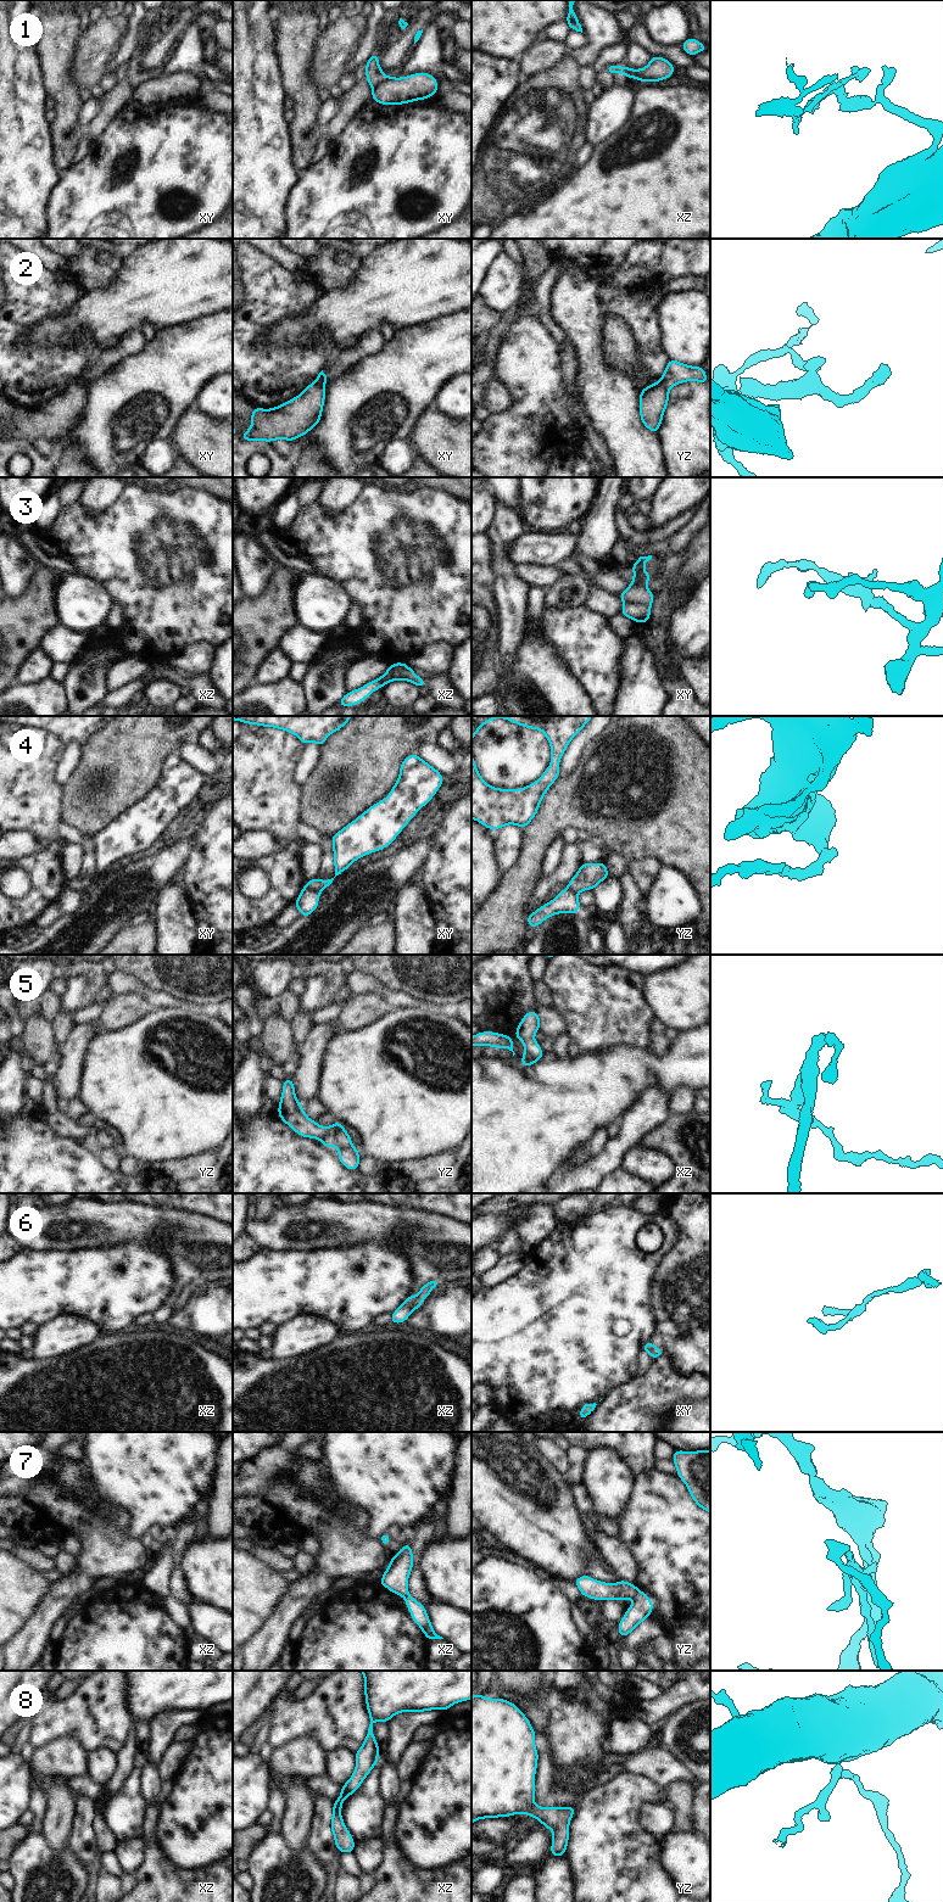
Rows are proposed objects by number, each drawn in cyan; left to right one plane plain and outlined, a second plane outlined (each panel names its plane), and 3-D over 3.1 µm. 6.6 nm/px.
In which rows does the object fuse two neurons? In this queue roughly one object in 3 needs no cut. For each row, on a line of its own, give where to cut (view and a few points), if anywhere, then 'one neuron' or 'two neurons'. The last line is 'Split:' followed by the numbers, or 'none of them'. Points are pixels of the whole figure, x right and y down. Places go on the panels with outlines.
1: cut xy (383, 74), (373, 88); two neurons
2: cut xy (313, 382), (323, 386); two neurons
3: cut xy (625, 602), (649, 607); two neurons
4: cut xy (306, 884), (319, 893); two neurons
5: cut yz (321, 1137), (330, 1129), (335, 1129), (350, 1142); two neurons
6: cut xz (417, 1296), (411, 1310); two neurons
7: cut yz (637, 1590), (634, 1600); two neurons
8: cut none; one neuron
Split: 1, 2, 3, 4, 5, 6, 7

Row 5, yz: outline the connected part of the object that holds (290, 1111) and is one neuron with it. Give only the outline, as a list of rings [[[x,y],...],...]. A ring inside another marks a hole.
[[[292,1078],[284,1079],[283,1084],[284,1086],[280,1103],[278,1106],[278,1115],[297,1135],[317,1140],[325,1136],[330,1129],[335,1129],[348,1142],[351,1142],[351,1135],[346,1132],[341,1121],[336,1120],[331,1126],[320,1126],[317,1121],[306,1115],[303,1107],[297,1101]]]

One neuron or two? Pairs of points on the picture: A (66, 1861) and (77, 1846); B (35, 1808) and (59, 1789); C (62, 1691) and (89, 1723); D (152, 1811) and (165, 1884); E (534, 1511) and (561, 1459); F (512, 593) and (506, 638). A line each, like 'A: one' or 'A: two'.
A: two
B: two
C: two
D: one
E: two
F: one

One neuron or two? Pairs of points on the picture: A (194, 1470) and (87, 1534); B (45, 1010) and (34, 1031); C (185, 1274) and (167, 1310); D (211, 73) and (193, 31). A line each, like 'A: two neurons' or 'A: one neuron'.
A: two neurons
B: two neurons
C: one neuron
D: one neuron

